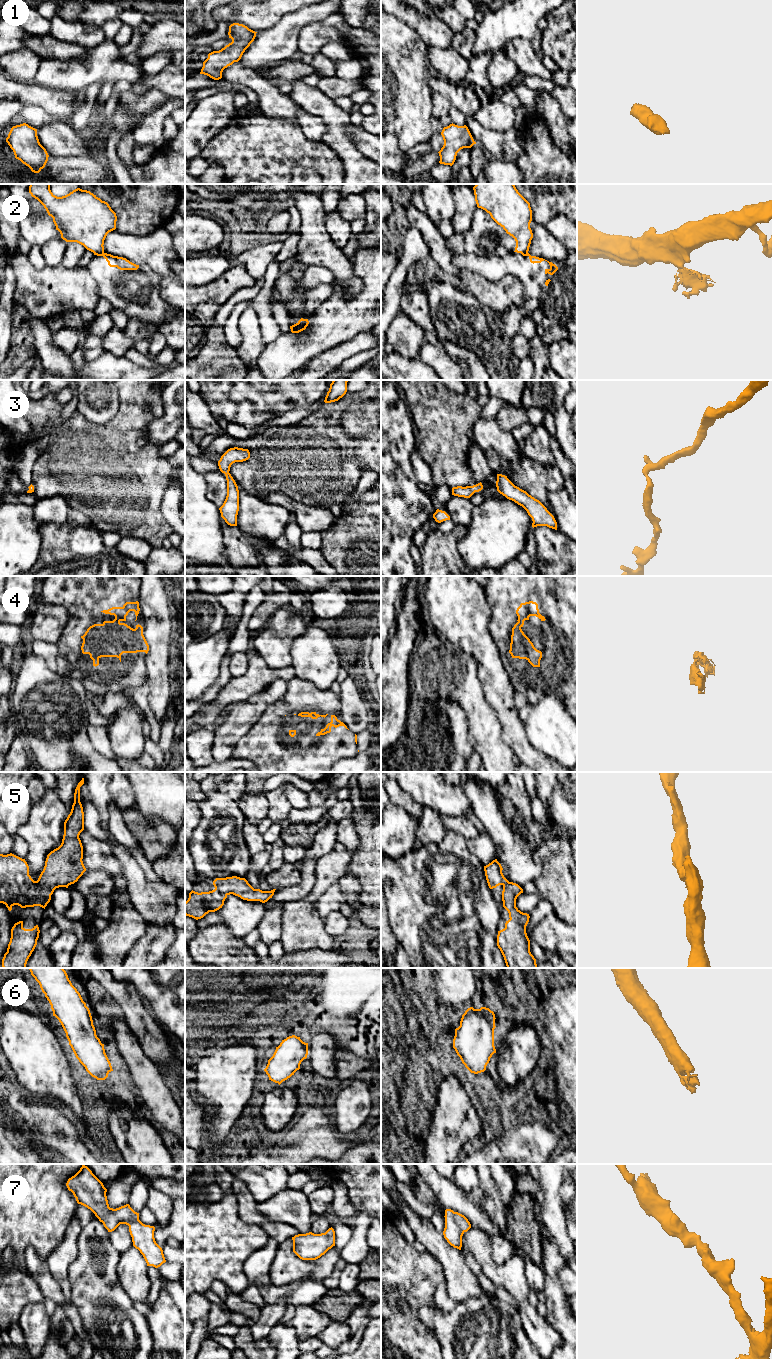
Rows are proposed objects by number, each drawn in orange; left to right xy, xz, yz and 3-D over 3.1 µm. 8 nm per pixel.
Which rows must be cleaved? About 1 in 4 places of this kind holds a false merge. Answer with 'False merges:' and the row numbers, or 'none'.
False merges: 2

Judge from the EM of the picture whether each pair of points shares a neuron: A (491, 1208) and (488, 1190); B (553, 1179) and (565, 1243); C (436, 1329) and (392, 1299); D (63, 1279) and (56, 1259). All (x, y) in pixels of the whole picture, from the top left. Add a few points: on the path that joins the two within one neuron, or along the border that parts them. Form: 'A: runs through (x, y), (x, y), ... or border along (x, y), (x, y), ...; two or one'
A: runs through (491, 1204), (490, 1194); one
B: runs through (553, 1195), (555, 1227); one
C: border along (422, 1305), (418, 1309), (418, 1317), (434, 1335); two
D: runs through (60, 1274), (58, 1264); one

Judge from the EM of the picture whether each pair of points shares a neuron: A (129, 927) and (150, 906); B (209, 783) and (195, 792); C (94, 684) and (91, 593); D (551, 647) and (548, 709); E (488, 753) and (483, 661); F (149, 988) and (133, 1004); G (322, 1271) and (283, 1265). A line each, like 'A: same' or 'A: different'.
A: different
B: different
C: same
D: different
E: different
F: different
G: same

